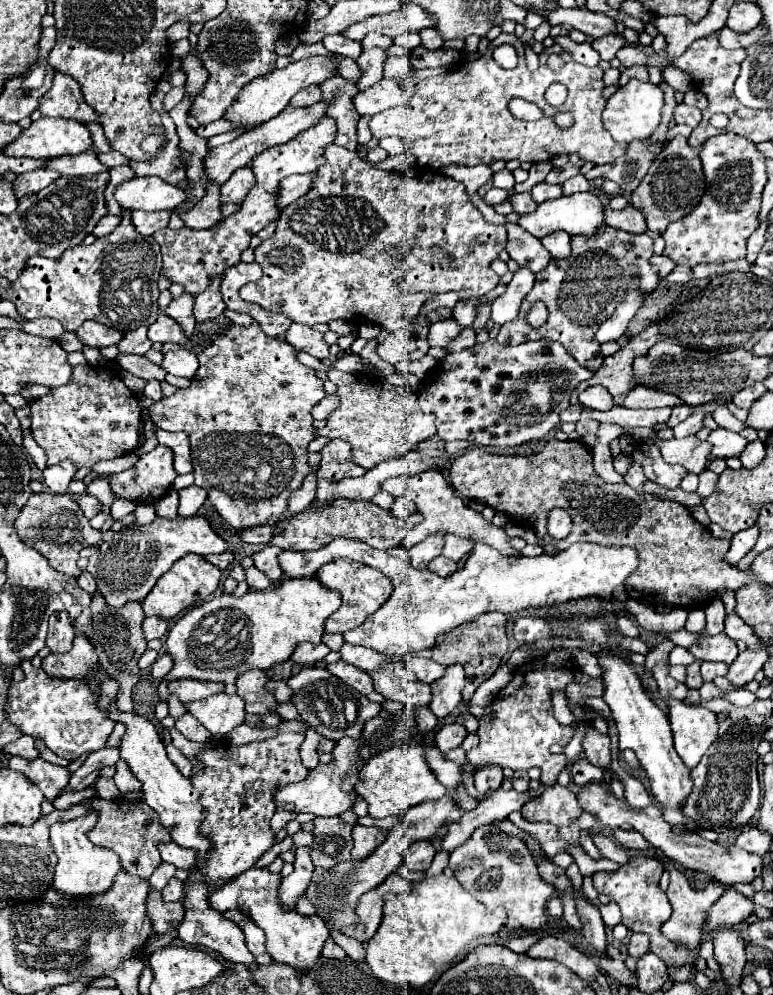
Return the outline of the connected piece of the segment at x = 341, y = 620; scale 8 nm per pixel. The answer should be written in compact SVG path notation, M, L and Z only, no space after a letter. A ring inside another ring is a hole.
M341 558L341 560L325 564L315 576L329 590L341 592L341 598L343 598L340 608L326 620L325 632L347 632L347 630L361 626L367 616L371 616L375 610L379 610L383 606L383 602L389 598L389 594L393 590L389 578L383 572L369 568L365 564L353 562L349 558Z

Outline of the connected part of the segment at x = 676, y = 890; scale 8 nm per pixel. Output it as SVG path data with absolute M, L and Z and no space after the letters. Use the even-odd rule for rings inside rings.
M659 848L655 850L655 856L663 862L665 870L671 874L671 884L669 884L669 888L667 888L667 898L669 898L669 902L671 902L671 906L673 906L673 914L671 914L671 918L663 924L661 932L663 932L667 938L671 938L671 940L681 942L683 946L687 946L687 948L693 952L693 950L699 946L699 942L703 940L701 928L703 928L705 914L707 914L709 906L713 906L713 902L717 902L717 900L721 898L721 894L727 890L727 886L723 886L723 884L719 884L719 882L709 882L709 886L707 886L703 892L695 892L695 890L689 886L687 878L677 870L677 866L675 866Z

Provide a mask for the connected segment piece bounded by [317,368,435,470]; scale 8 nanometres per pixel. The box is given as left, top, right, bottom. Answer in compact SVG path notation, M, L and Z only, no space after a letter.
M329 370L327 372L329 380L337 384L337 396L339 396L339 408L329 416L327 426L317 430L317 436L327 436L327 438L341 438L353 446L353 460L363 466L365 470L375 468L375 464L385 462L389 458L399 458L413 450L415 442L421 442L429 436L435 434L435 422L431 414L423 414L421 408L417 406L417 394L411 392L407 386L403 388L385 388L383 378L375 378L373 374L347 374L339 370Z

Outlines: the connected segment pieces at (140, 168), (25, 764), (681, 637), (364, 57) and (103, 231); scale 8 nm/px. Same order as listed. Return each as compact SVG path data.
M155 90L150 96L150 103L163 118L163 128L169 130L169 142L165 144L163 152L159 152L155 158L145 160L145 162L131 162L129 166L135 170L137 176L161 176L165 182L179 184L179 182L185 182L185 164L181 162L179 138L177 138L173 120L163 108L164 95L163 92Z
M11 756L9 768L25 774L45 794L45 798L49 802L53 802L61 794L61 790L65 788L65 782L69 782L69 770L67 768L45 762L43 758L25 760L19 756Z
M685 629L679 630L679 632L673 632L667 636L668 639L673 641L677 646L682 646L686 649L695 642L695 639L698 638L698 634L693 634L687 632Z
M363 50L361 56L357 58L357 66L361 68L361 78L357 80L357 90L363 92L367 88L371 88L373 84L377 84L383 78L383 64L385 64L385 50Z
M105 214L101 220L99 220L99 224L95 226L95 230L93 230L93 234L99 238L99 236L107 236L109 232L113 232L115 228L117 228L117 224L121 222L121 216L123 214L117 214L117 216L113 216L113 214Z

